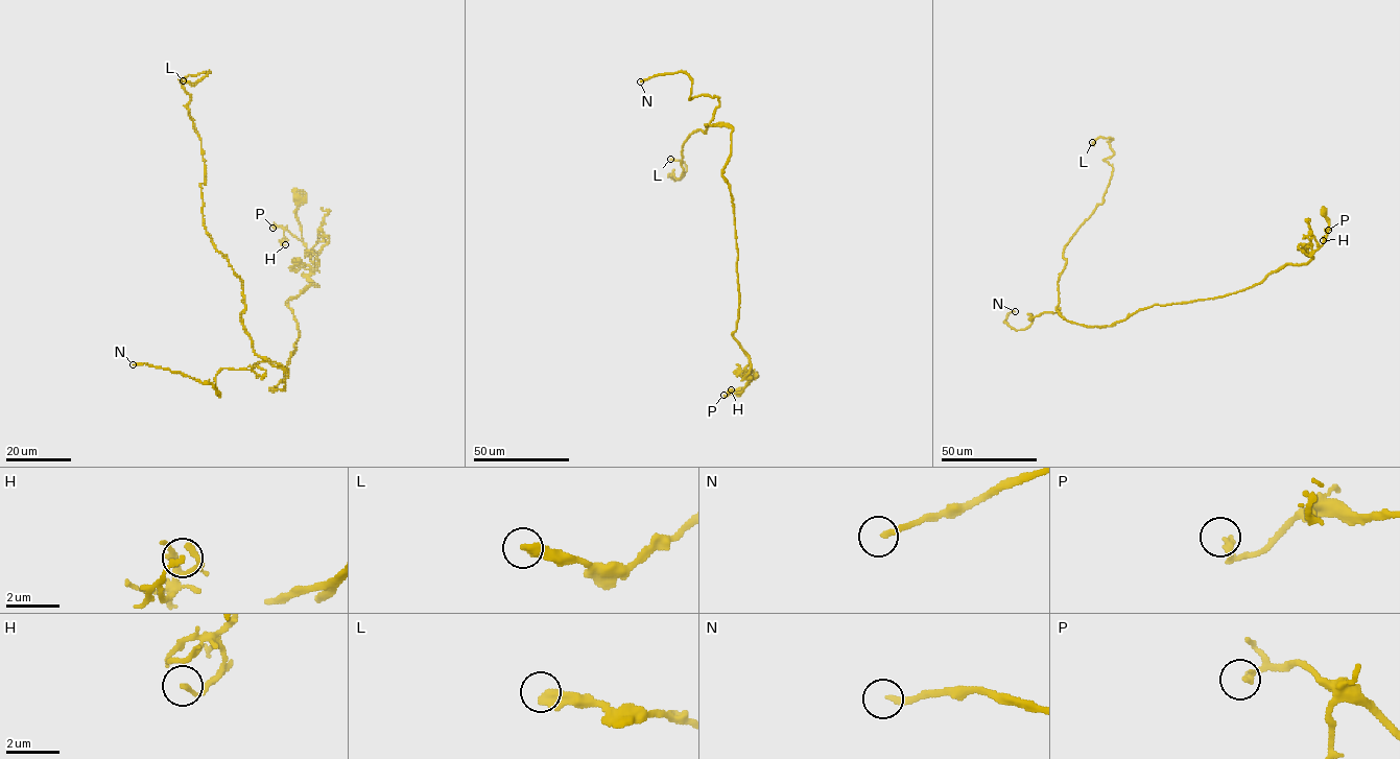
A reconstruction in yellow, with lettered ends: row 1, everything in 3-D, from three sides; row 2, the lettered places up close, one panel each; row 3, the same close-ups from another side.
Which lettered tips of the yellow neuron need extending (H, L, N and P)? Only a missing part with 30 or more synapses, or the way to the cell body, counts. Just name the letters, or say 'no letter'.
N

